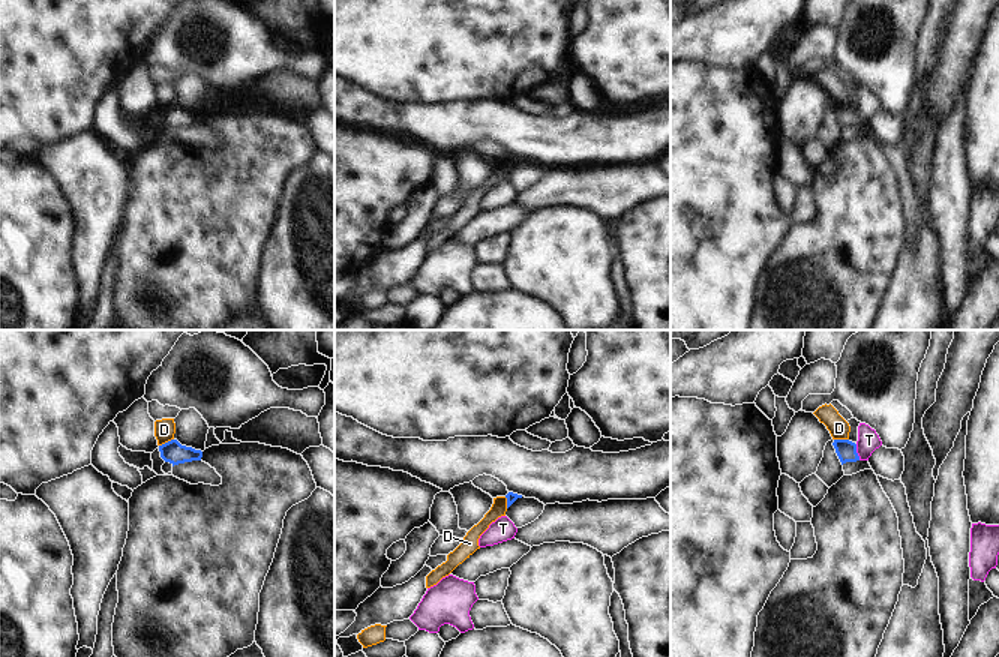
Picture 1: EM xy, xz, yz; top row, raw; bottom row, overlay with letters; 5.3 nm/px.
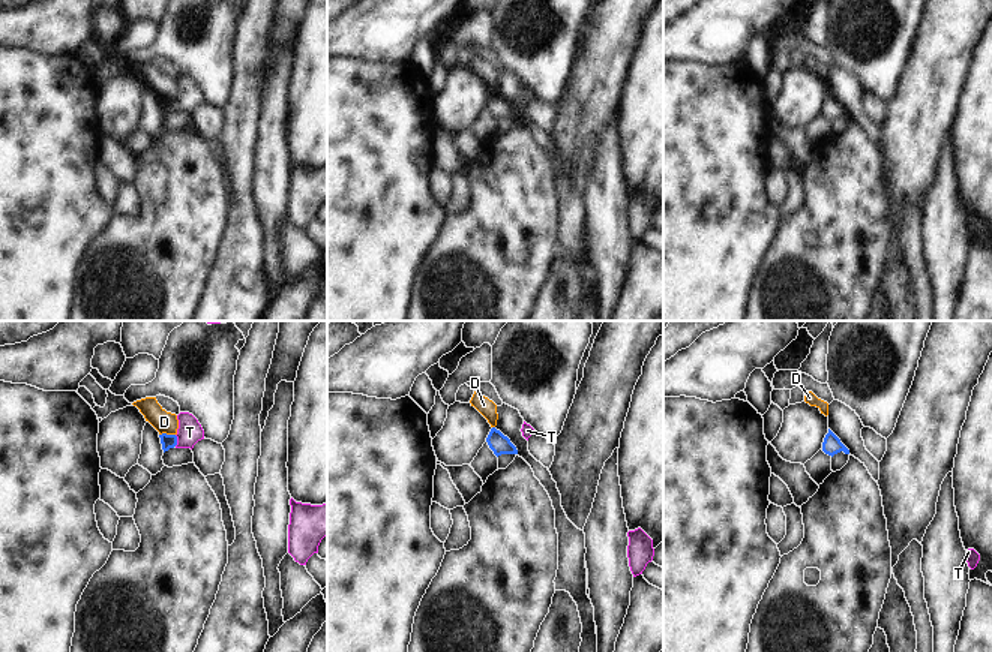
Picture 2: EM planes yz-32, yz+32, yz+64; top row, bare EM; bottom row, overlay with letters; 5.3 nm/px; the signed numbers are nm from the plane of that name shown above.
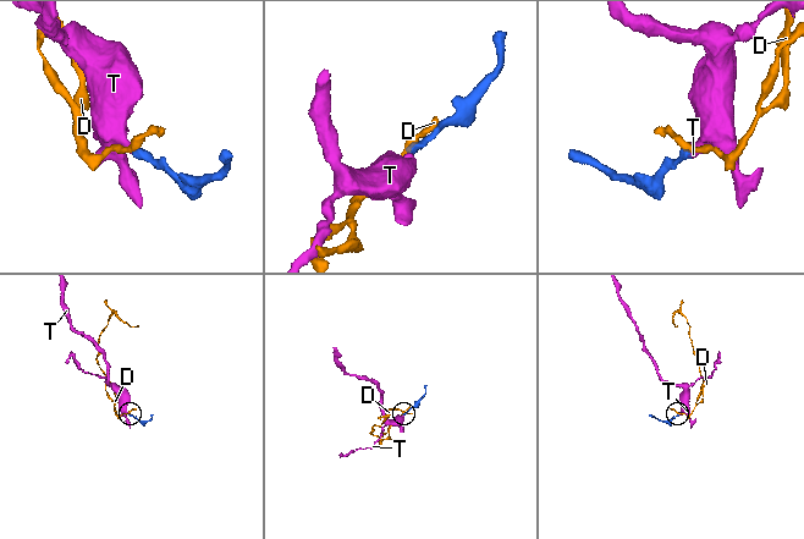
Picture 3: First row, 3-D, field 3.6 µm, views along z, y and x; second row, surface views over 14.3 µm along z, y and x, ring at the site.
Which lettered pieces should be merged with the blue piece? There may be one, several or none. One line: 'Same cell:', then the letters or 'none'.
Same cell: T

